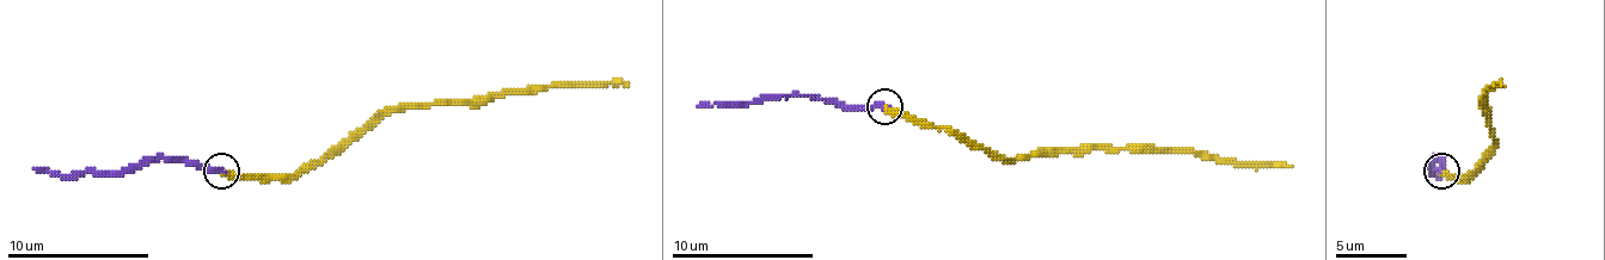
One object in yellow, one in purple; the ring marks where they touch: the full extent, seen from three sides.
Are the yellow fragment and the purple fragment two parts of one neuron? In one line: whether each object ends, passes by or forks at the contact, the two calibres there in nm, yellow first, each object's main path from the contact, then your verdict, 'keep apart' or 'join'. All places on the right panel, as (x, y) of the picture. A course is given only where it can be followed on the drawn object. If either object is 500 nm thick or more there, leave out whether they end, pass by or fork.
yellow ends | purple ends | 320/280 nm | yellow via (1444, 172), (1469, 175), (1494, 150), (1490, 115), (1483, 107), (1483, 97), (1498, 82), (1501, 86) | purple via (1440, 172), (1437, 158), (1429, 172), (1437, 175), (1440, 168) | keep apart

